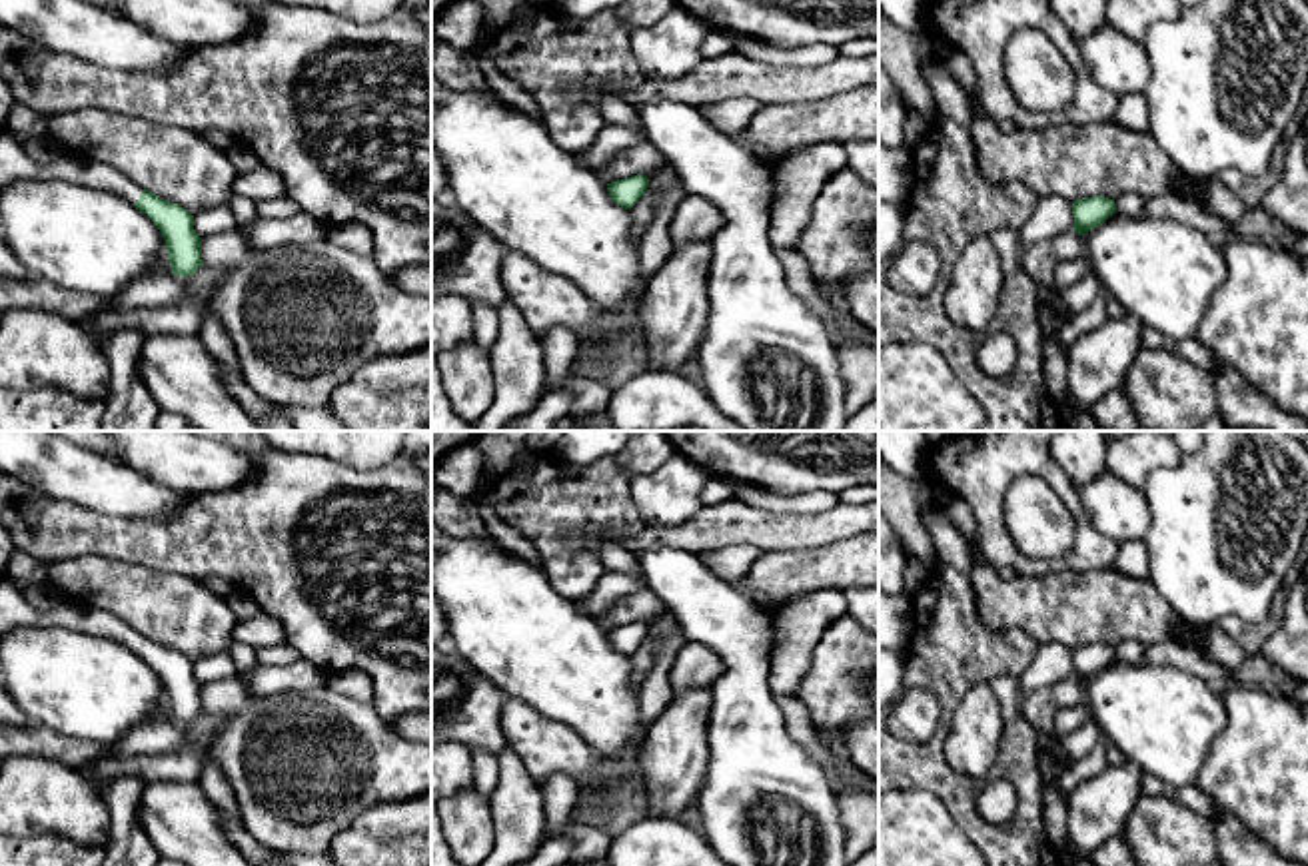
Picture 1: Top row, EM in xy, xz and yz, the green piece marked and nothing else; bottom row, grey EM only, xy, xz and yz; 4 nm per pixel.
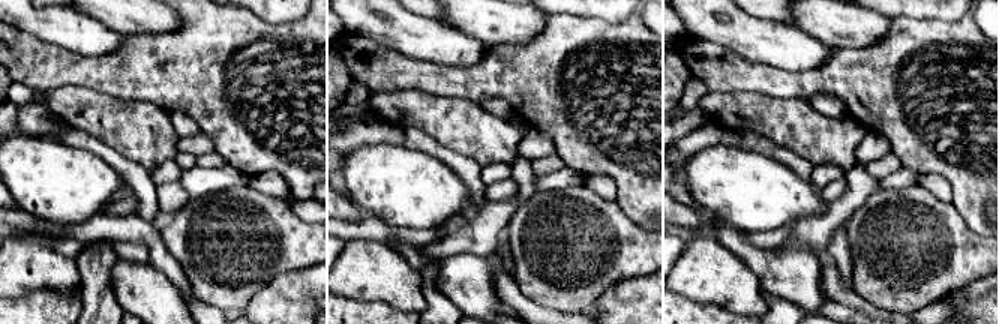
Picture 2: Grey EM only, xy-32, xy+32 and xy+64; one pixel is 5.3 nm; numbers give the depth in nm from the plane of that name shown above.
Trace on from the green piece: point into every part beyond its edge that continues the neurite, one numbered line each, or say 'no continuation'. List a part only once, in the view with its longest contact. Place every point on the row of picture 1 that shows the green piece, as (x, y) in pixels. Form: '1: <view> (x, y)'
1: xy (14, 164)

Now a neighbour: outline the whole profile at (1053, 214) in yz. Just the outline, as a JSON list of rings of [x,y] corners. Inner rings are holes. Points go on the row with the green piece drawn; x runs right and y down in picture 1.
[[[1058,196],[1038,198],[1030,219],[1018,233],[1018,241],[1022,249],[1028,249],[1030,245],[1052,239],[1072,227],[1074,216],[1070,202]]]

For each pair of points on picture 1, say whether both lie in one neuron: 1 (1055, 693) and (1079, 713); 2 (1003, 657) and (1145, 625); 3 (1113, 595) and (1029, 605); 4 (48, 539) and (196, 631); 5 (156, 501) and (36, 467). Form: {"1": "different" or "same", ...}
{"1": "different", "2": "different", "3": "same", "4": "different", "5": "same"}

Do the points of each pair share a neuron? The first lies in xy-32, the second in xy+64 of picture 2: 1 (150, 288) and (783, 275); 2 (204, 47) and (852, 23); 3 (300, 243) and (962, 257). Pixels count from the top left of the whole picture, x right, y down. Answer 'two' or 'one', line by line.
1: one
2: two
3: one

